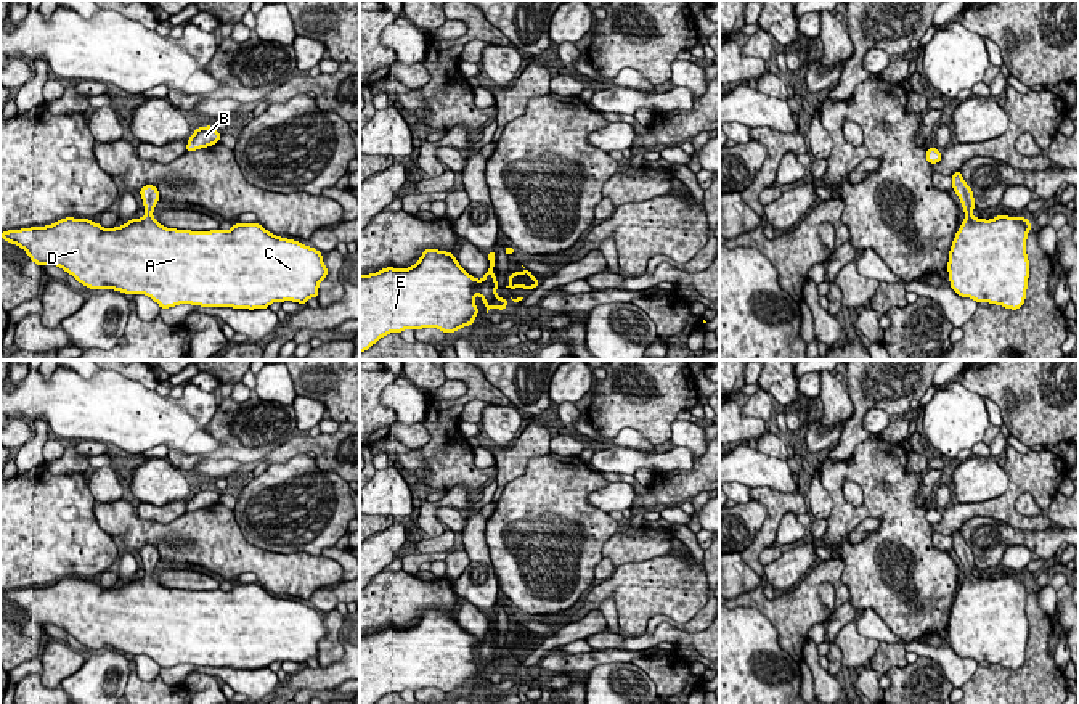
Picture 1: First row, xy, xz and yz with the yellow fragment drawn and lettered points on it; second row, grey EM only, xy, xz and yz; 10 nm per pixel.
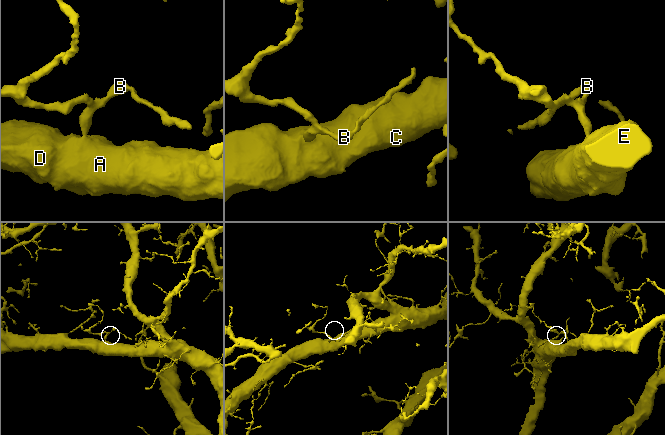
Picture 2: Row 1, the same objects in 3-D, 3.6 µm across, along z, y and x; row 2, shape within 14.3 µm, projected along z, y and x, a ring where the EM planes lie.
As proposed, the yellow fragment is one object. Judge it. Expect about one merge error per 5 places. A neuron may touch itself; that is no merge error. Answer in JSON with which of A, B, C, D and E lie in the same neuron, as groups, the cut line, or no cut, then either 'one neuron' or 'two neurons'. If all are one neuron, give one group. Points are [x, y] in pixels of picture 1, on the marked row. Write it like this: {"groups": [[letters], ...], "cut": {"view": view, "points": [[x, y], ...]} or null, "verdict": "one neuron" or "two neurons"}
{"groups": [["A", "B", "C", "D", "E"]], "cut": null, "verdict": "one neuron"}

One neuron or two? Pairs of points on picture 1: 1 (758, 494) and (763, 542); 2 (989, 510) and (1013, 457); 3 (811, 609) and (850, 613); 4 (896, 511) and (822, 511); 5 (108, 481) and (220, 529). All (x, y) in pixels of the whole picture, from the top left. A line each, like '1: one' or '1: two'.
1: one
2: one
3: two
4: two
5: two

